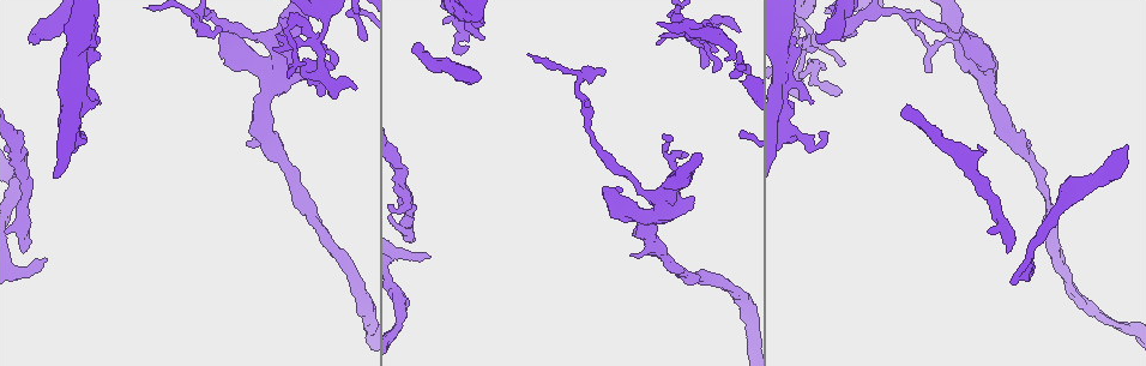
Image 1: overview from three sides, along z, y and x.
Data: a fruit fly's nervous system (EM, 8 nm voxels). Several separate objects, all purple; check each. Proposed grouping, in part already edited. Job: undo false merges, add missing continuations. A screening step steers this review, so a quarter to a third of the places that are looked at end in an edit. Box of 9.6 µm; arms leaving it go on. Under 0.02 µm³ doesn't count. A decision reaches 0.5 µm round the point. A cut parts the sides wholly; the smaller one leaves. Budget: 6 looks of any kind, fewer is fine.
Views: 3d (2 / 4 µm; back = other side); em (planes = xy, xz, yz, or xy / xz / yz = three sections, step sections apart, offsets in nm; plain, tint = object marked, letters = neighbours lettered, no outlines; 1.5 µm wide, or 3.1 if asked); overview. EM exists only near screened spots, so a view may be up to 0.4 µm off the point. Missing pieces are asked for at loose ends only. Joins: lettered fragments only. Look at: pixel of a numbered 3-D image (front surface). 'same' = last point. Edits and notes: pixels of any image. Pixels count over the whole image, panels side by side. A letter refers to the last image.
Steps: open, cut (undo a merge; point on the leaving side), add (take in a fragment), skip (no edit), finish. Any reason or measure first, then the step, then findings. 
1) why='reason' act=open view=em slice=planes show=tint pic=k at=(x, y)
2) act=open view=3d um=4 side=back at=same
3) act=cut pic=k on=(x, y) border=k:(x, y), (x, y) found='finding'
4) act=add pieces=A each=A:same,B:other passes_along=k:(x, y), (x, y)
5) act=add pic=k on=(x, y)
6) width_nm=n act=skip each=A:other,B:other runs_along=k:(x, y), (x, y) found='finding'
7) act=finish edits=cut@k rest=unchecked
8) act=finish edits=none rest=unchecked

why='thick end' act=open view=3d um=4 pic=1 at=(247, 145)

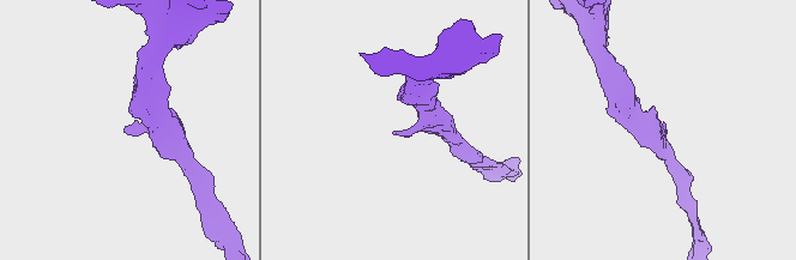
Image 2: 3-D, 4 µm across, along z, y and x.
act=open view=em slice=planes show=plain pic=2 at=(125, 127)

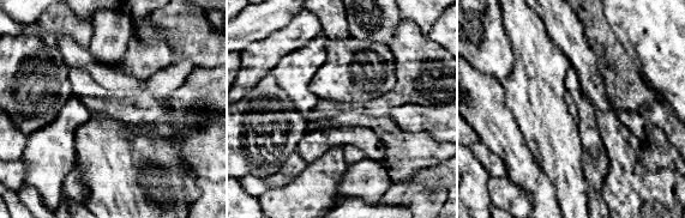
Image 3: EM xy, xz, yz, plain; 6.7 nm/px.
why='see the neighbours' act=open view=em slice=planes show=letters at=same

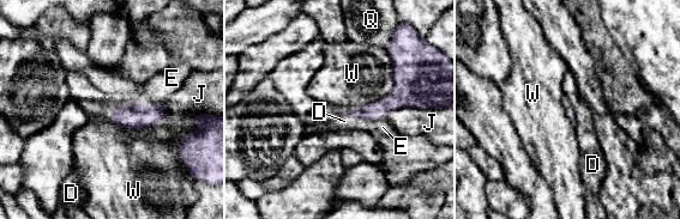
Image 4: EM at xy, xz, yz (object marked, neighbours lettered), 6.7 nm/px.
longest_contact=W:420nm act=skip each=D:other,E:other,J:other,Q:other,W:other border=4:(342, 113), (353, 113), (375, 121) found='none of them fits'

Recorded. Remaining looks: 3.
why='branch stops here' act=open view=em slice=xz step=4 show=tint pic=1 at=(98, 103)

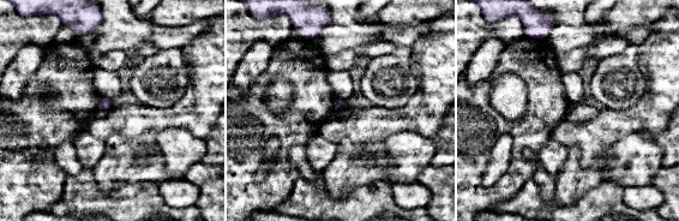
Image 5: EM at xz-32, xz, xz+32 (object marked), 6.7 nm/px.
why='what lies round it' act=open view=em slice=xz step=4 show=letters at=same

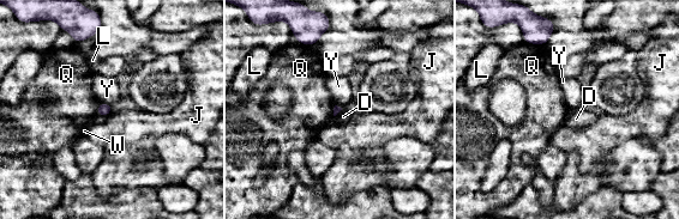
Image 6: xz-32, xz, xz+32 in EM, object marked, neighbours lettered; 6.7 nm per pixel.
act=skip each=D:other,J:other,L:other,Q:other,W:other,Y:other border=6:(524, 41), (546, 44) found='no lettered fragment goes on from it'

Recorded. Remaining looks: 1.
act=finish edits=none rest=unchecked

